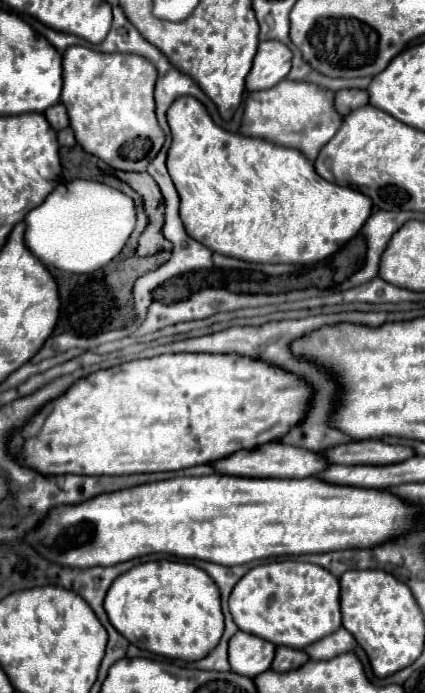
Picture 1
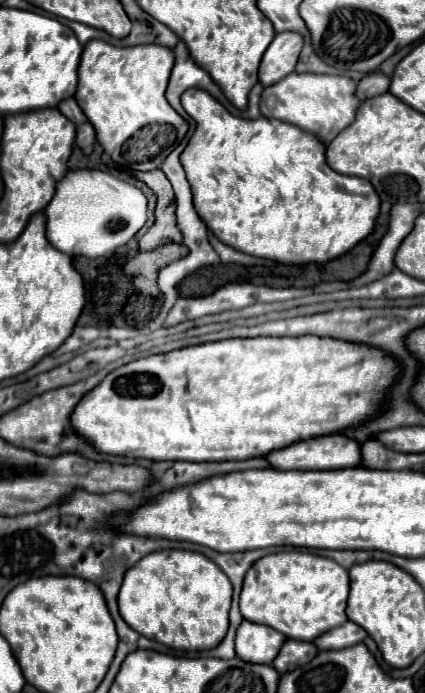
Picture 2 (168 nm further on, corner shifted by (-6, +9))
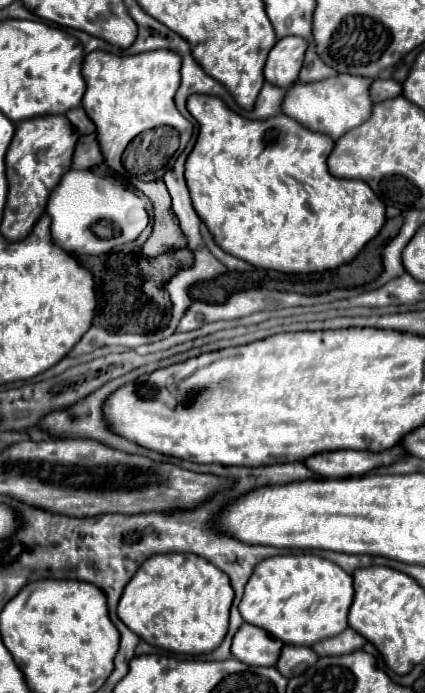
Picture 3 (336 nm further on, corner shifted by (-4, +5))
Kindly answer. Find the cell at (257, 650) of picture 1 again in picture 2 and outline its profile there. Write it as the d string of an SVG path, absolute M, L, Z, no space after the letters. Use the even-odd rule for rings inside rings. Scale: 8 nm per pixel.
M243 621L237 629L235 651L237 657L249 663L273 663L283 643L285 643L283 633L259 623Z

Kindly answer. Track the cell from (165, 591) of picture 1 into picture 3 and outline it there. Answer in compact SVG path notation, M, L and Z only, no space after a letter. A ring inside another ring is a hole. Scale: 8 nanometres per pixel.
M165 553L149 557L127 583L117 607L119 619L153 647L173 653L215 651L229 625L233 589L229 577L207 559L191 553Z

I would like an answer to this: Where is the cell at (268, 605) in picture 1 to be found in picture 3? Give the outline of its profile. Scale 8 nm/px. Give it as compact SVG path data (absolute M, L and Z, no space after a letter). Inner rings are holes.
M277 555L269 557L267 561L261 561L255 567L255 573L245 585L245 593L239 603L239 613L247 623L267 629L267 633L279 637L283 643L311 647L317 641L335 637L349 627L347 611L351 601L353 601L353 577L349 573L343 573L339 565L321 559L317 555Z

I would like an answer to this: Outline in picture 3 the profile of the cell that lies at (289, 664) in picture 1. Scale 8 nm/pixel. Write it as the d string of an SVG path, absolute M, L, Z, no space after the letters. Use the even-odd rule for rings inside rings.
M285 645L283 653L277 661L277 669L279 673L283 673L283 677L293 677L293 669L301 663L305 665L313 665L317 661L317 653L311 647L303 647L303 645Z

